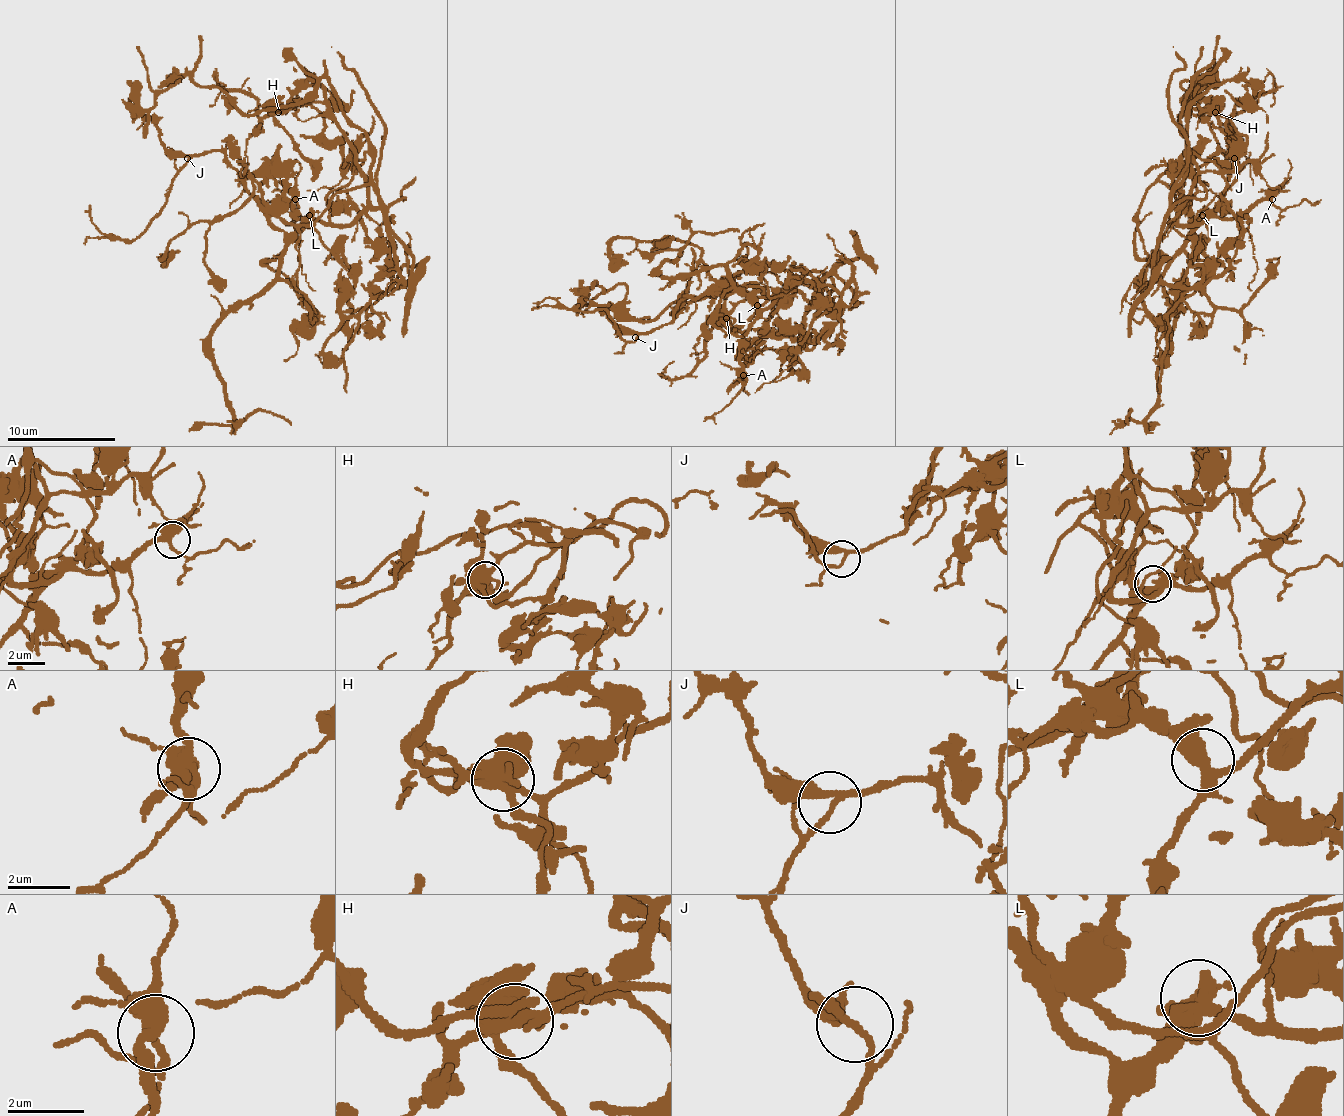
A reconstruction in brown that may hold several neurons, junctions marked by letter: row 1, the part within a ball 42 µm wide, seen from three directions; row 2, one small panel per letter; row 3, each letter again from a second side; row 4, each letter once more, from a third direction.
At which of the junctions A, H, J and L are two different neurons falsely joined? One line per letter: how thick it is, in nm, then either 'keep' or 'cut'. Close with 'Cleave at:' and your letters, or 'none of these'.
A: 420 nm thick; keep
H: 550 nm thick; cut
J: 180 nm thick; keep
L: 320 nm thick; keep
Cleave at: H

